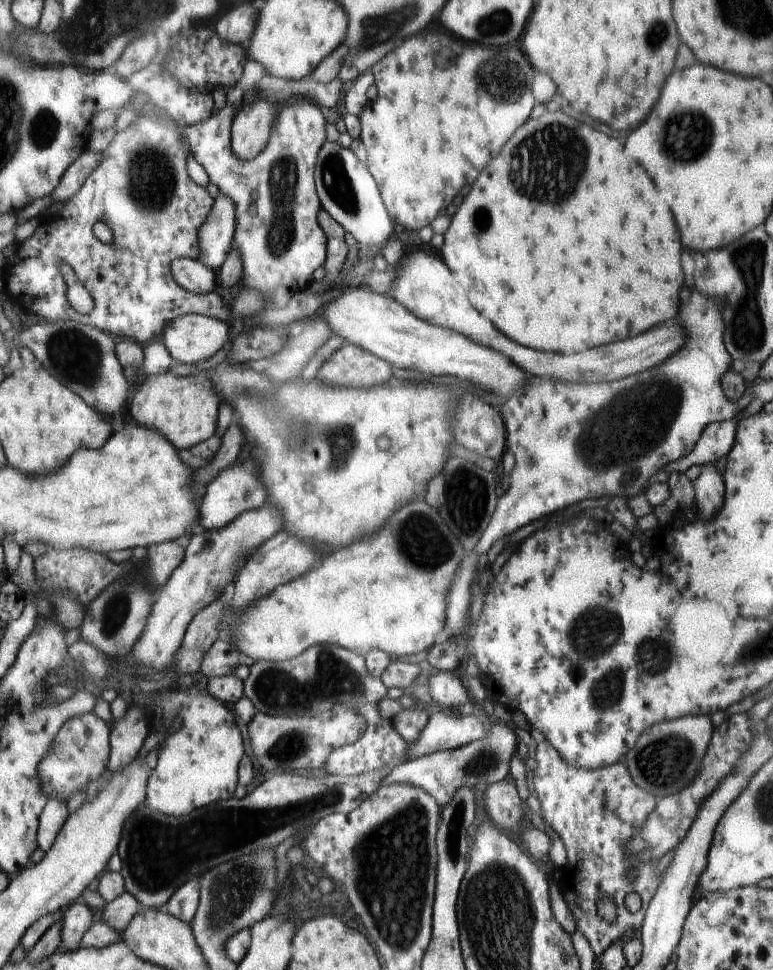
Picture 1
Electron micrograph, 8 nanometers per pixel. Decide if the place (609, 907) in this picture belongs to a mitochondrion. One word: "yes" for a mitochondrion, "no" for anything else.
yes

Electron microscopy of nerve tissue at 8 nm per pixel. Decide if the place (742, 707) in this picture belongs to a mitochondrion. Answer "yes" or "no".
no

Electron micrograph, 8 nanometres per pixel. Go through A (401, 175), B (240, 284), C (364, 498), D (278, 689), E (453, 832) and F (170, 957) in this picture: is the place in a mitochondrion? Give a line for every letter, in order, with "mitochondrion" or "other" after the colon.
A: other
B: other
C: other
D: mitochondrion
E: mitochondrion
F: other

